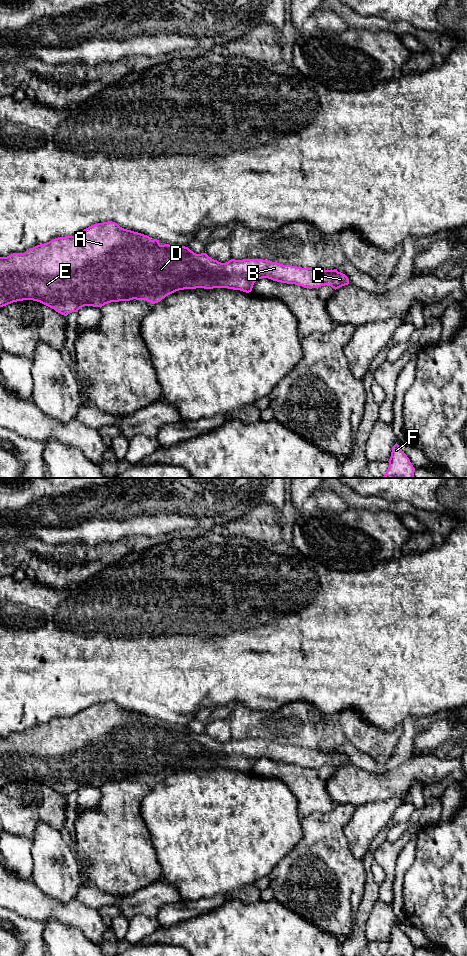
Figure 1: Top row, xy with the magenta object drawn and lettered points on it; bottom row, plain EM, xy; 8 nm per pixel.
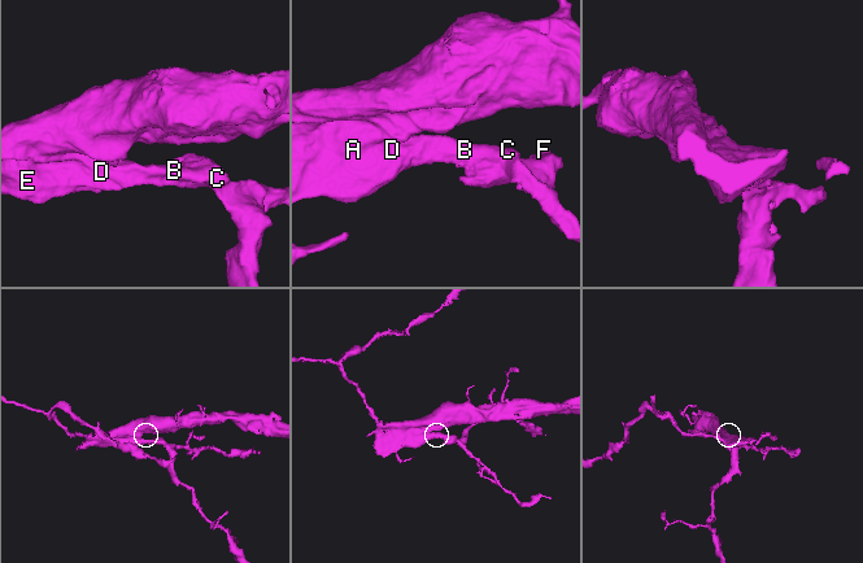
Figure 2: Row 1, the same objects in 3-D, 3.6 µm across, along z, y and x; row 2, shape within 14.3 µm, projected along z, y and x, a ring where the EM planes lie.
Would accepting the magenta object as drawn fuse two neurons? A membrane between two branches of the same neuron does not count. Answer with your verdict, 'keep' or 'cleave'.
keep

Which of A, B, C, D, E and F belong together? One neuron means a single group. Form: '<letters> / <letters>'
A B C D E F

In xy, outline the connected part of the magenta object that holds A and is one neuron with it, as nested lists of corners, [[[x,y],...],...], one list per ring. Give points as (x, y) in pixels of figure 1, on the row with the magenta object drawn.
[[[108,221],[91,225],[74,236],[55,238],[25,253],[13,253],[7,257],[0,257],[0,307],[17,301],[33,300],[67,316],[72,312],[78,312],[84,306],[101,308],[111,302],[136,299],[155,304],[166,296],[184,289],[228,288],[249,293],[254,283],[262,278],[309,289],[327,285],[336,290],[349,284],[348,277],[338,272],[337,269],[302,268],[263,259],[231,259],[226,263],[221,263],[206,253],[196,254],[188,247],[180,245],[161,245],[157,239],[151,240],[147,235],[124,229],[117,223]]]

